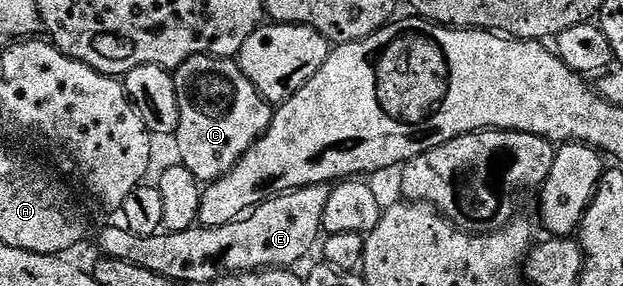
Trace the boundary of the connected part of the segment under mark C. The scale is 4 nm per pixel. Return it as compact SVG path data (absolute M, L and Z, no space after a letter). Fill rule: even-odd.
M196 55L175 69L173 75L179 97L179 125L175 142L181 154L180 162L197 178L198 183L208 185L222 179L247 153L247 149L268 129L274 108L247 81L243 69L233 59L220 59L218 55Z

